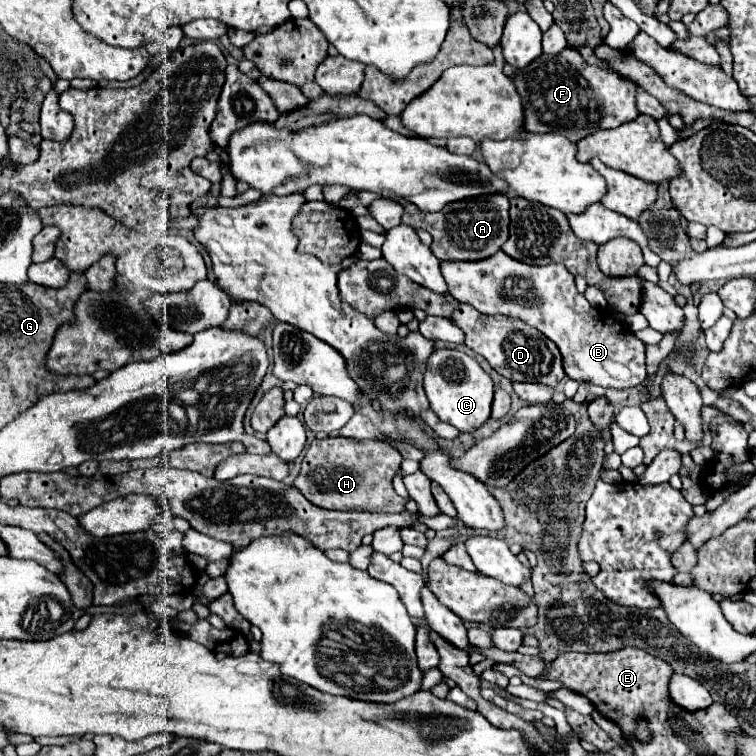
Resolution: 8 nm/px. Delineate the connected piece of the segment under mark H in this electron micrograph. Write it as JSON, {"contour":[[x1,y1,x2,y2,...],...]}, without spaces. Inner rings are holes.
{"contour":[[326,438,314,440,302,460,302,470,294,480,294,488,304,494,314,506,326,510,368,510,368,512,404,512,406,500,392,488,392,478,402,462,400,452,390,444,378,444,374,440,352,438],[316,442,322,442,320,446]]}

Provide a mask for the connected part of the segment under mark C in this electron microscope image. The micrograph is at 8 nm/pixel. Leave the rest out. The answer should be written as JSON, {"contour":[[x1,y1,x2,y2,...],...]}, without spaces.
{"contour":[[442,348,430,356,424,374,424,390,434,414,442,422,456,426,460,432,474,432,482,428,490,418,494,382,474,358,460,350]]}

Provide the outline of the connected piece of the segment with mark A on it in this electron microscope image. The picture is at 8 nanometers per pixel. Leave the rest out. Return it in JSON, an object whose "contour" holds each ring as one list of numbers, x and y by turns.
{"contour":[[480,196,474,200,454,202,448,204,442,212,426,214,418,212,414,204,406,200,398,200,404,206,402,224,412,228,422,228,432,236,432,254,442,262,456,262,456,260,484,260,490,258,494,252,502,248,508,240,508,208,510,202,506,196]]}

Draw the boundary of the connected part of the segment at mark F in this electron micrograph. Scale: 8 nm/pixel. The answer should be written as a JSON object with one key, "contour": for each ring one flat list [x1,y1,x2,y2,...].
{"contour":[[572,48,556,56,542,54,534,64,526,66,514,78,526,112,526,130,534,134,562,134,570,142,578,142,598,130,618,128,640,116,636,108,638,84,618,76,618,72,588,64]]}

